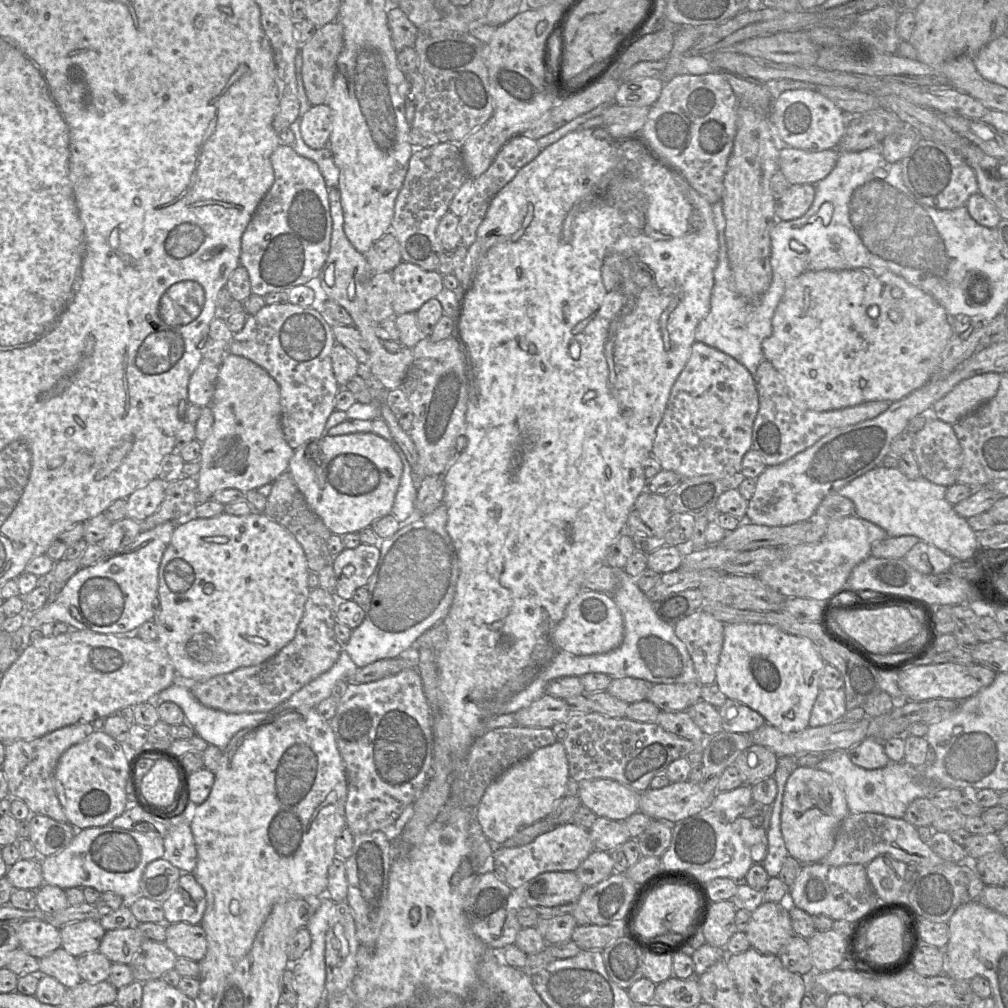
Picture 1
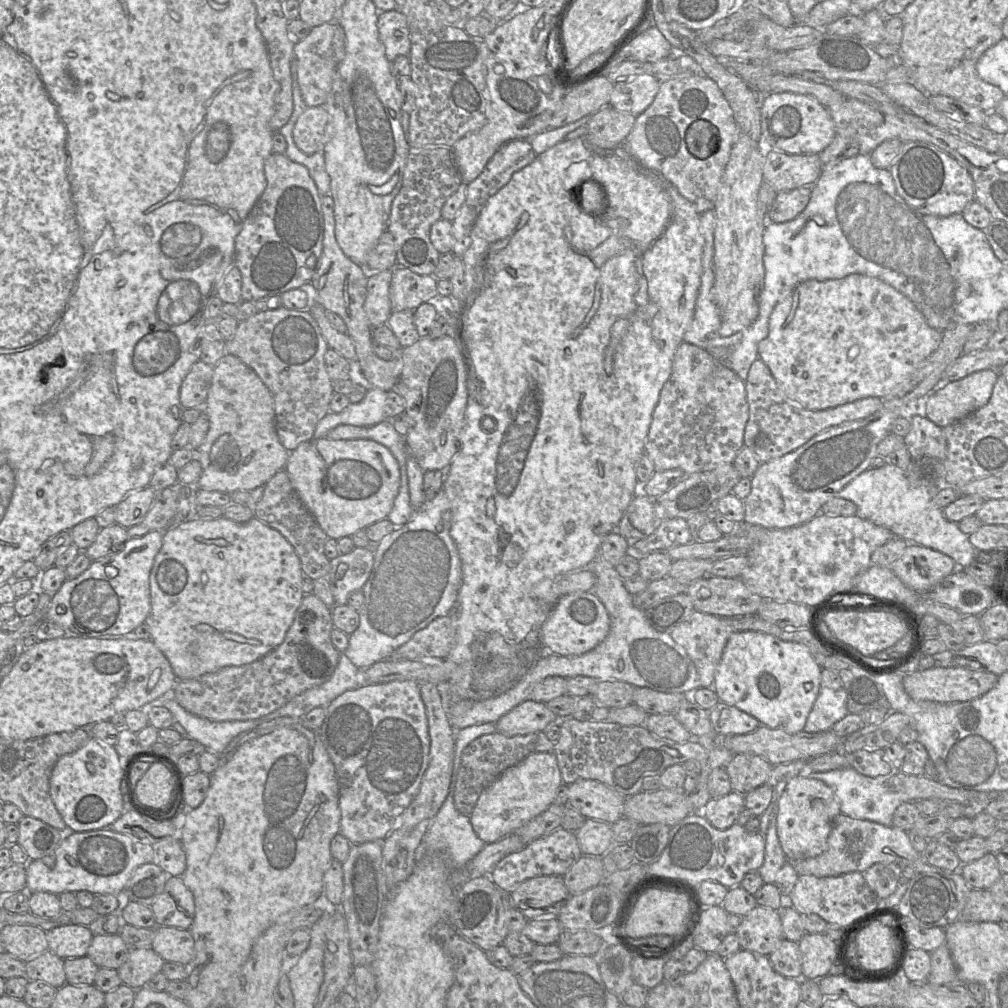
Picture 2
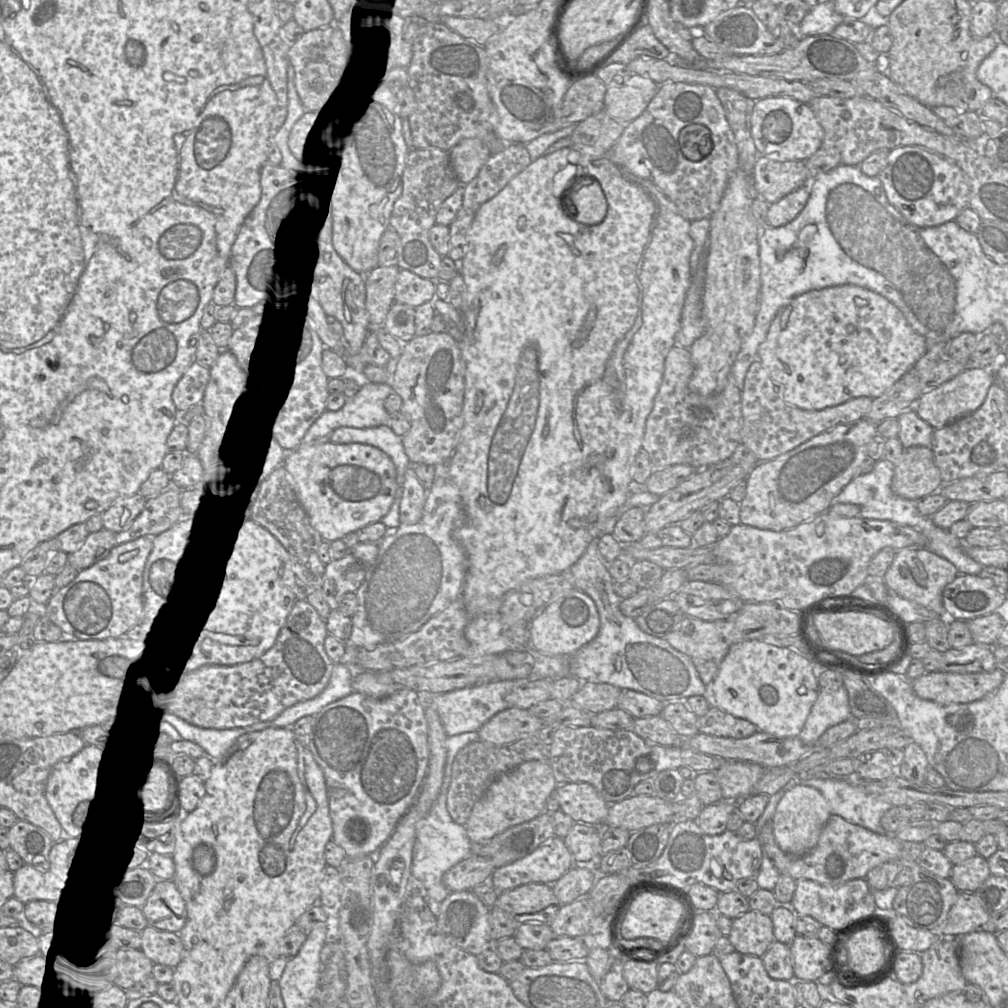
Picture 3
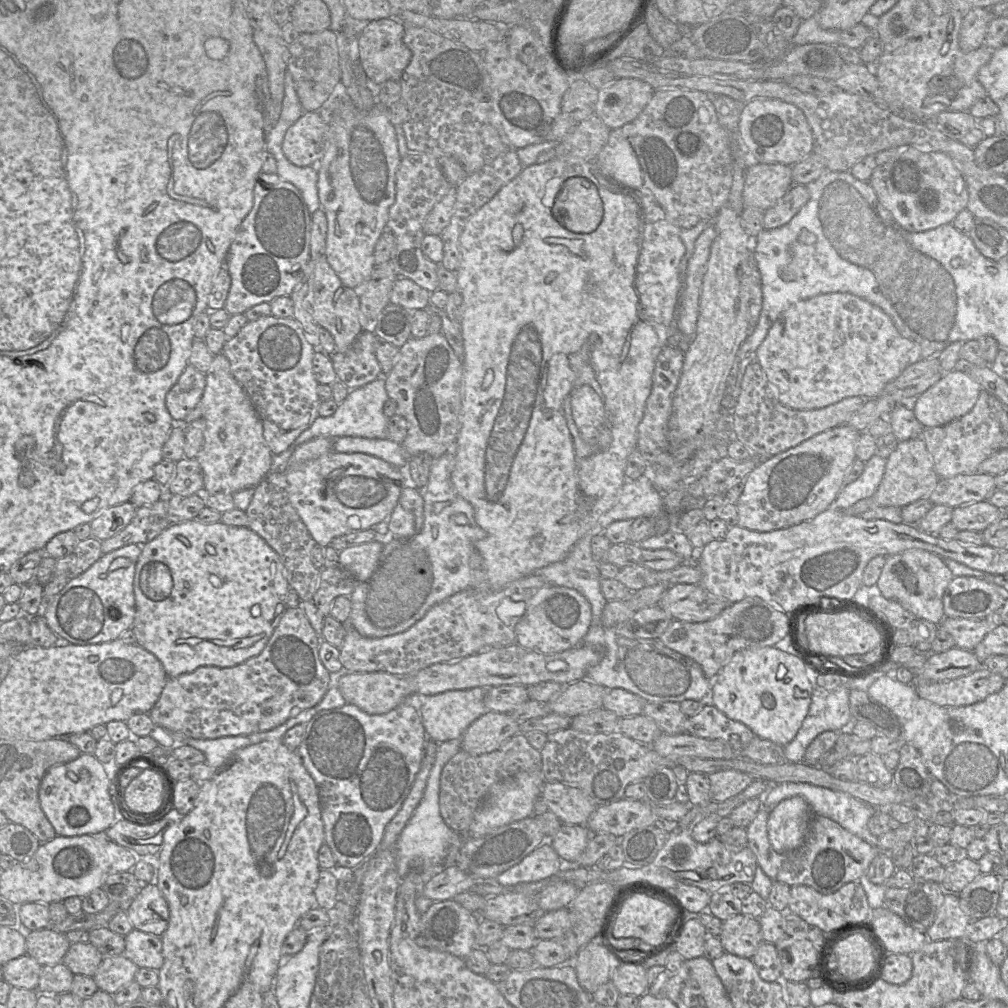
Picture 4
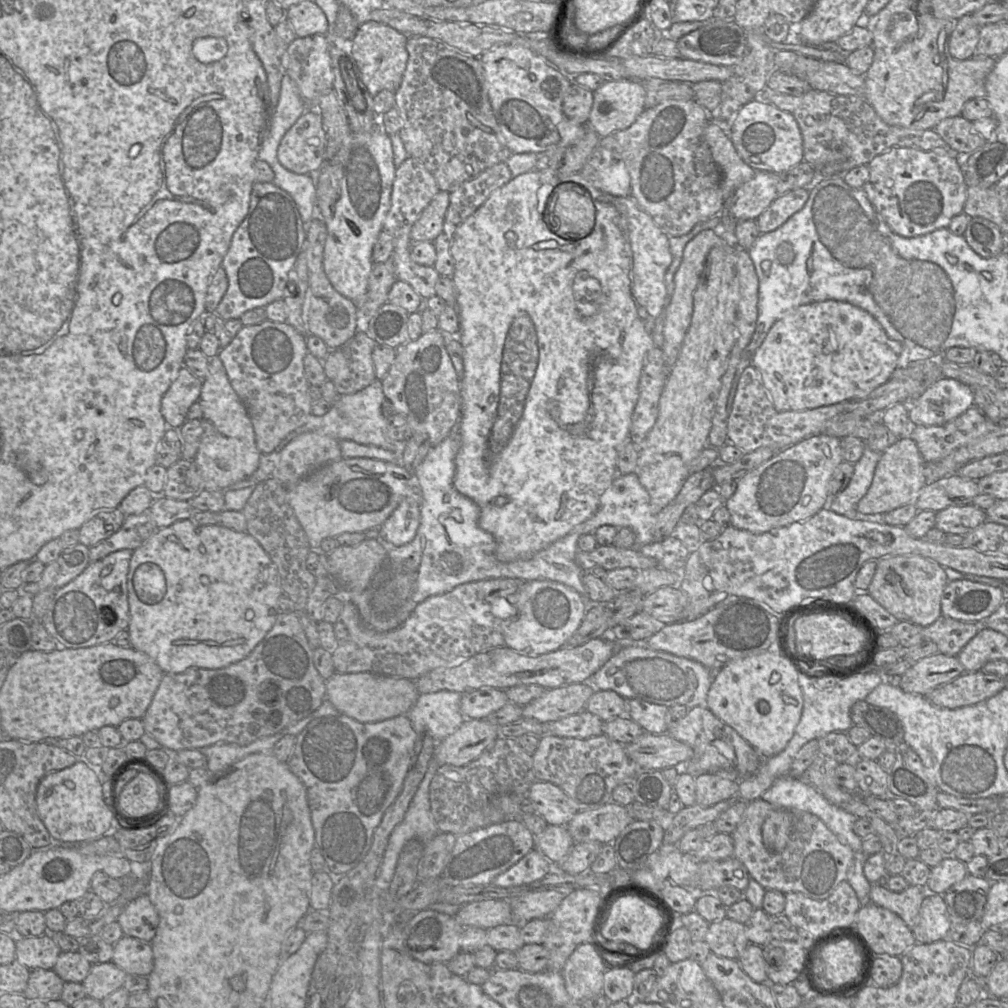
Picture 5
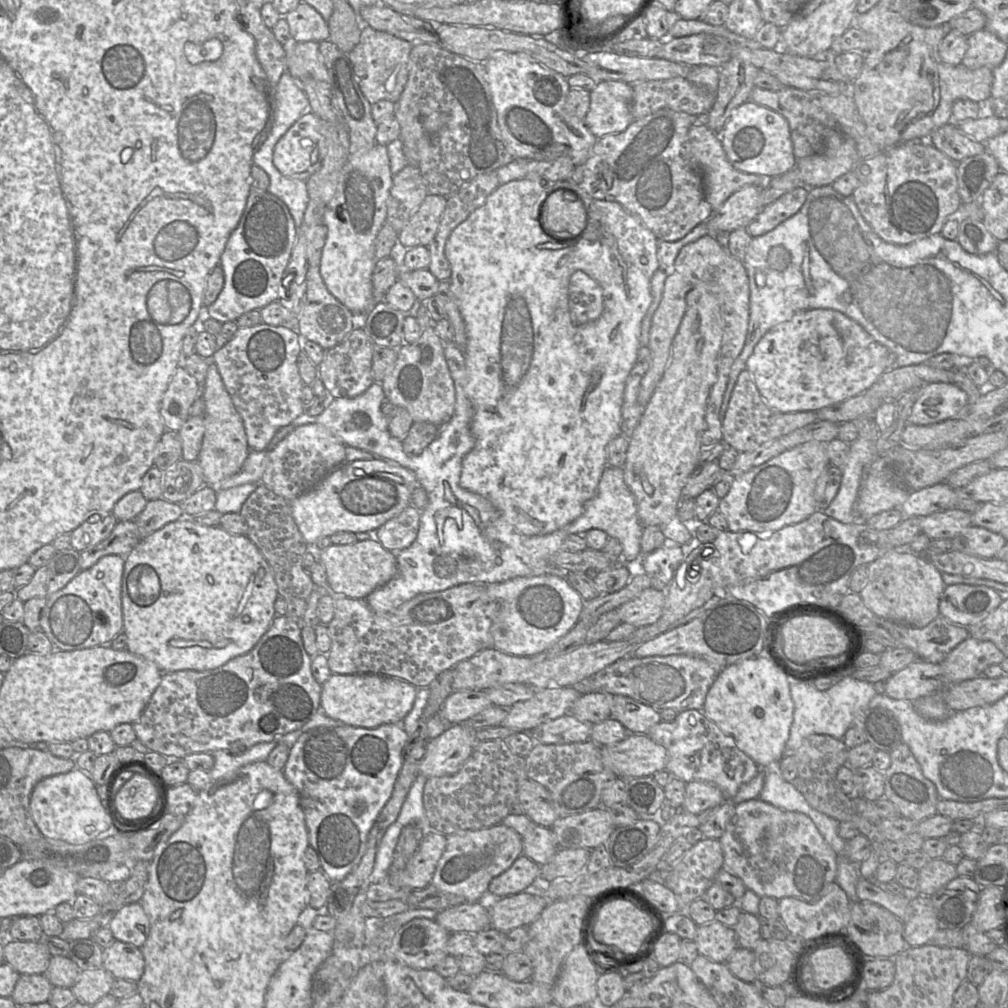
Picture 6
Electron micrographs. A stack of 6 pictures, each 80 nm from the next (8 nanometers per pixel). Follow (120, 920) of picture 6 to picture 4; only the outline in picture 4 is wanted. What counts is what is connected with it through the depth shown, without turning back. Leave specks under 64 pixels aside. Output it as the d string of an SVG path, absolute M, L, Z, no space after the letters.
M155 882L144 885L126 912L135 930L162 935L168 927L168 904Z

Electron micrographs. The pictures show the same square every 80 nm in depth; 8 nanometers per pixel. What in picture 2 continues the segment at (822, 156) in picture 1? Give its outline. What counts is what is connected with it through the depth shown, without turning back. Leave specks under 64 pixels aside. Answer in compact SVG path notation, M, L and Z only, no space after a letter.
M771 151L766 155L763 179L779 194L814 185L823 169L818 154L791 155Z

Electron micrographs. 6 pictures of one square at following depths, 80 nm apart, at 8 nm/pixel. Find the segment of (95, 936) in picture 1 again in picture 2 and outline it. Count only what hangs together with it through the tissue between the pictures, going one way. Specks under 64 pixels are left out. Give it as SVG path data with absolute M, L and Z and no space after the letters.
M75 923L46 931L48 951L63 960L85 956L93 937L87 926Z

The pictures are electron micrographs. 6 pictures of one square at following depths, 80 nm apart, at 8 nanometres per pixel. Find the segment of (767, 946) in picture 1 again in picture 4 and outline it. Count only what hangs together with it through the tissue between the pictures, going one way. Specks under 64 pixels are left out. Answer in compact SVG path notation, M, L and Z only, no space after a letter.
M737 914L722 923L718 936L726 953L752 958L763 943L758 918Z

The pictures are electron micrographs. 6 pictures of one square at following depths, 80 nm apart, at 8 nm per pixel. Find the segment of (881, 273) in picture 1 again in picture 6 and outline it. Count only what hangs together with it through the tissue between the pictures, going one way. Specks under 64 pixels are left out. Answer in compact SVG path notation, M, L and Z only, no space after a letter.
M832 309L805 310L772 327L757 343L746 362L760 395L774 412L817 411L862 394L895 361L895 354L876 341L860 324Z

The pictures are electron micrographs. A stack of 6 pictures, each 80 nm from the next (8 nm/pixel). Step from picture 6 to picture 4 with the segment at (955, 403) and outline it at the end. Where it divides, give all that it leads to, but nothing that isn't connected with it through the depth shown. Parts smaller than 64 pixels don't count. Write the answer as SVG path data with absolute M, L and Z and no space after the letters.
M956 369L919 395L913 412L925 428L944 426L969 413L981 391L981 386L966 371Z

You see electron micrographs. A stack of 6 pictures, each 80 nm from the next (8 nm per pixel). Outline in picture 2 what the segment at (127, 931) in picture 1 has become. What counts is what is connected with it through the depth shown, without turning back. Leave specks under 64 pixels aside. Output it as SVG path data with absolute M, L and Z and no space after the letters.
M102 934L93 937L86 955L99 968L118 969L126 960L131 949L117 934Z

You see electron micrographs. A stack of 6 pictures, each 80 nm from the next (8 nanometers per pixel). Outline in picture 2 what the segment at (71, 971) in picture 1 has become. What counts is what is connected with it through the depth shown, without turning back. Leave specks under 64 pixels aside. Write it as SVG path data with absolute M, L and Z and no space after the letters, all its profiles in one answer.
M46 951L26 962L25 977L29 981L40 980L60 988L66 984L64 960Z

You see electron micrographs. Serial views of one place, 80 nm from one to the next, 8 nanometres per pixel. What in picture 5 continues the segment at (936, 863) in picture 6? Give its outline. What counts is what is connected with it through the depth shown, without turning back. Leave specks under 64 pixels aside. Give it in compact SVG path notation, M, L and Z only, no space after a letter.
M948 856L938 865L931 868L929 879L925 885L929 894L943 894L951 886L968 875L966 863Z

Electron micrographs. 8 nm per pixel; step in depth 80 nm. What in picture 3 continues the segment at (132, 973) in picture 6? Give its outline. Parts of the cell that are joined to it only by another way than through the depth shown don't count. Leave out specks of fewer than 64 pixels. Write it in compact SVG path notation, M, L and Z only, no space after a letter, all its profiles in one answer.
M147 926L141 931L140 950L154 963L175 967L182 958L183 943L176 932Z

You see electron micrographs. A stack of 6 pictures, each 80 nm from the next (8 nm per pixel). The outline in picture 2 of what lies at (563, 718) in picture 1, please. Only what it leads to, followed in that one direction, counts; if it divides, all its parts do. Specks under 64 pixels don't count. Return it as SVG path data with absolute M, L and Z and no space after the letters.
M526 700L502 716L496 727L506 736L527 735L543 731L558 719L546 703Z

